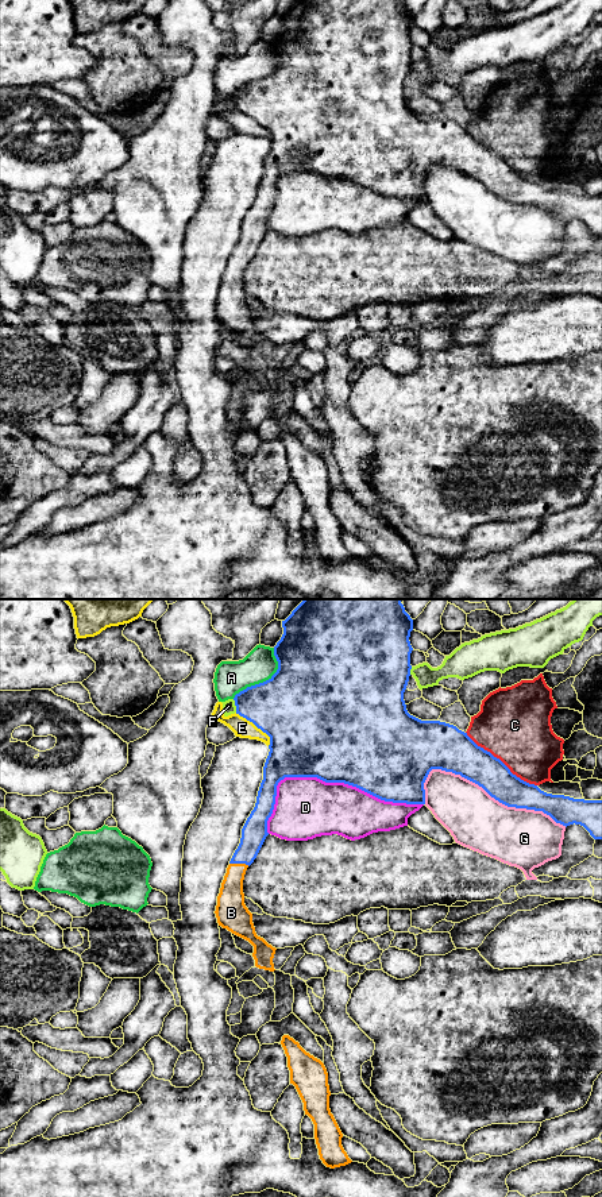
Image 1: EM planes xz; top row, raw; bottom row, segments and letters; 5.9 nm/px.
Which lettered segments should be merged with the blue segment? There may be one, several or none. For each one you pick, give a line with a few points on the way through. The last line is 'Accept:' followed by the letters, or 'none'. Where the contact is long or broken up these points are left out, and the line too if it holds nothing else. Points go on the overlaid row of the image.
Accept: B

